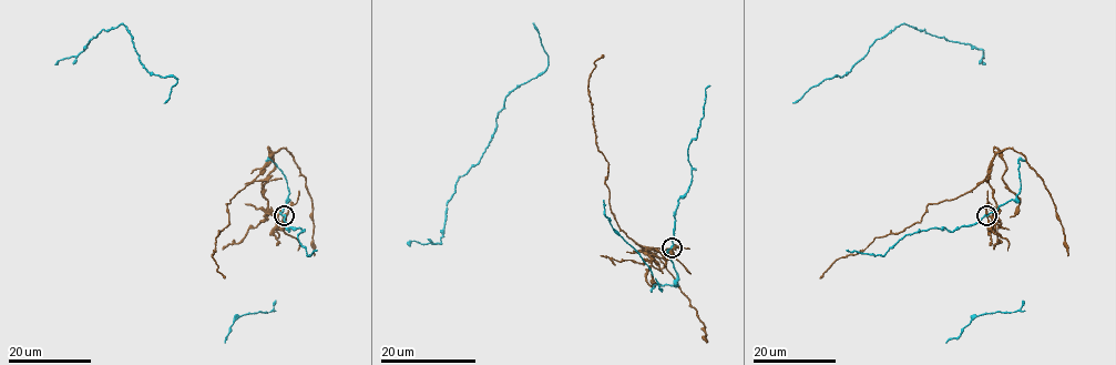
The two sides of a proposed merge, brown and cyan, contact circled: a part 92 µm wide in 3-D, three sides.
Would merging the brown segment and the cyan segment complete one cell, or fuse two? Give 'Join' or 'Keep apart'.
Keep apart

